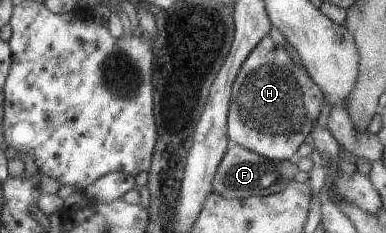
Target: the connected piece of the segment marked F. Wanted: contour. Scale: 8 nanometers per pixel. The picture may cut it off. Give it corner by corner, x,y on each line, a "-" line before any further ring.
230,144
213,178
212,193
225,199
247,199
266,196
284,190
289,180
296,180
299,168
291,161
278,162
249,151
242,145

